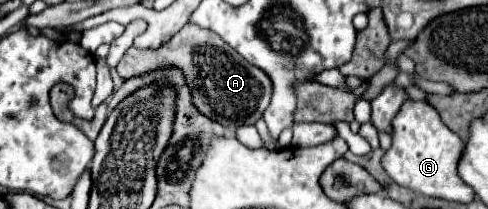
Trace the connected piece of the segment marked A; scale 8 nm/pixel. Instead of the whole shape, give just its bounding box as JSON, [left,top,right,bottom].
[117,25,271,129]

